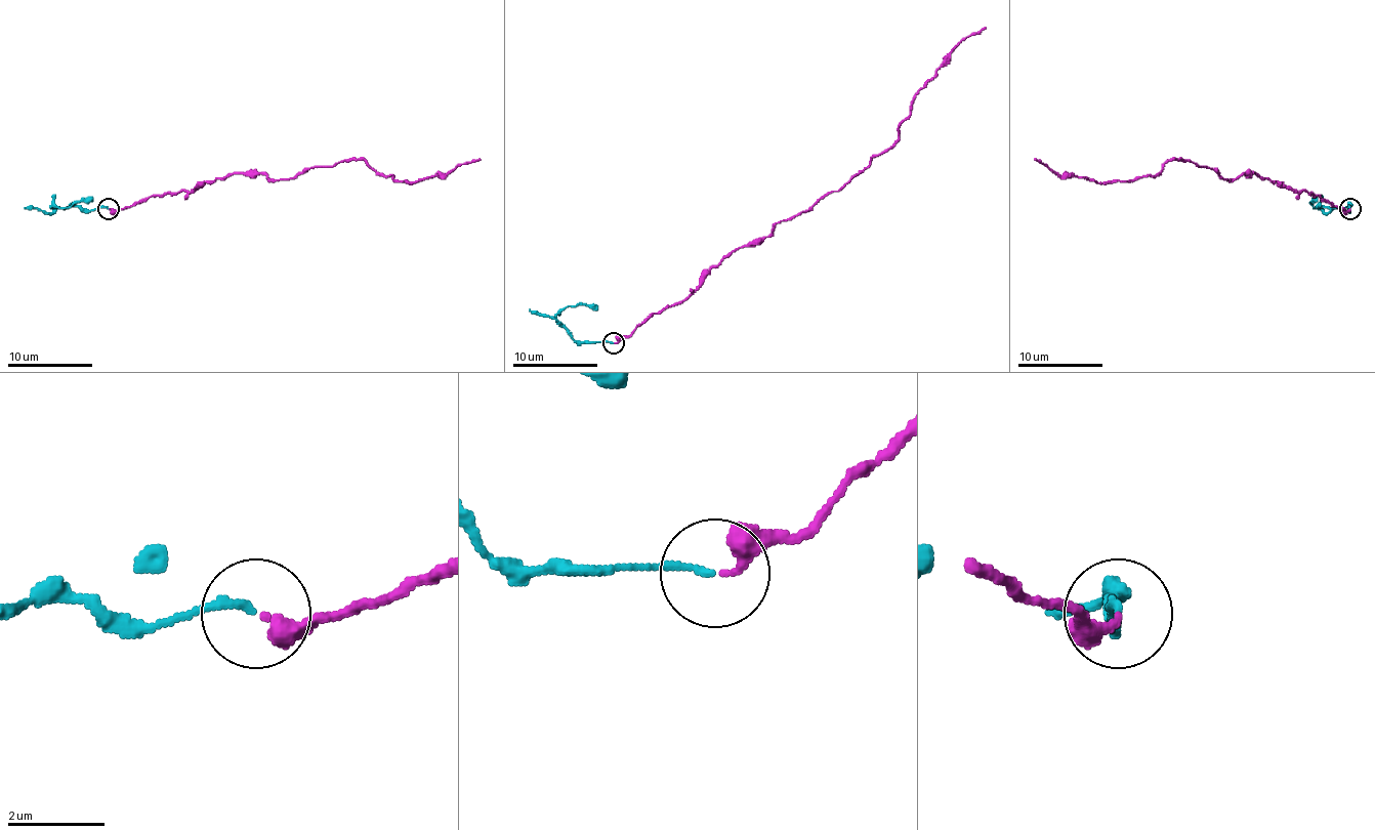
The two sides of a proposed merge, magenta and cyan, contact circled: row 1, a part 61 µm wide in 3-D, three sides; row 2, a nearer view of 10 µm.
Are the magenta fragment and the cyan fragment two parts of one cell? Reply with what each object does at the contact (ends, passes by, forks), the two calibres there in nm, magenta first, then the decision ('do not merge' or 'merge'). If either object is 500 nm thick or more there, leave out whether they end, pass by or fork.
magenta ends there; cyan ends there; 220 nm thick on the magenta side, 140 nm on the other; do not merge

